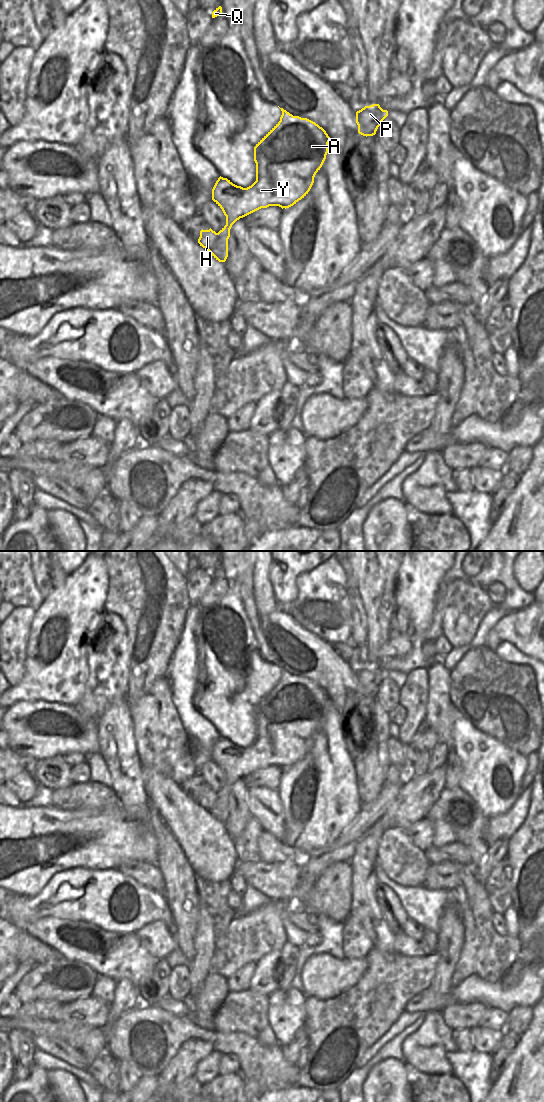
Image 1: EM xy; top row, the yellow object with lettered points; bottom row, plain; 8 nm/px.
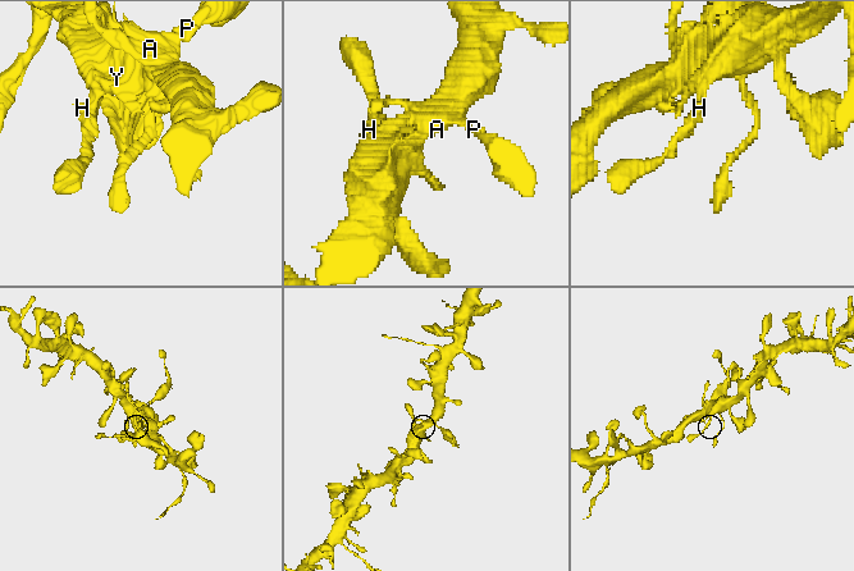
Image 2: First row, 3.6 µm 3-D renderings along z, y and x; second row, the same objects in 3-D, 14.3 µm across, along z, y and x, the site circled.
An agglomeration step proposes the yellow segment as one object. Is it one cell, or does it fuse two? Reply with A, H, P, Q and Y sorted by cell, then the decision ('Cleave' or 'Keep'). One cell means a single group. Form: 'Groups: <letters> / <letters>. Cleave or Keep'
Groups: A P Q Y / H. Cleave

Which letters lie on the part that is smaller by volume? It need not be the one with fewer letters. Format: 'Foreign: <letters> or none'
Foreign: H

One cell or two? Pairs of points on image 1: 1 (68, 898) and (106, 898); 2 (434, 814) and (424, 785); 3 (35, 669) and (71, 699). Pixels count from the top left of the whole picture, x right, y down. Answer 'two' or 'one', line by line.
1: one
2: two
3: one

